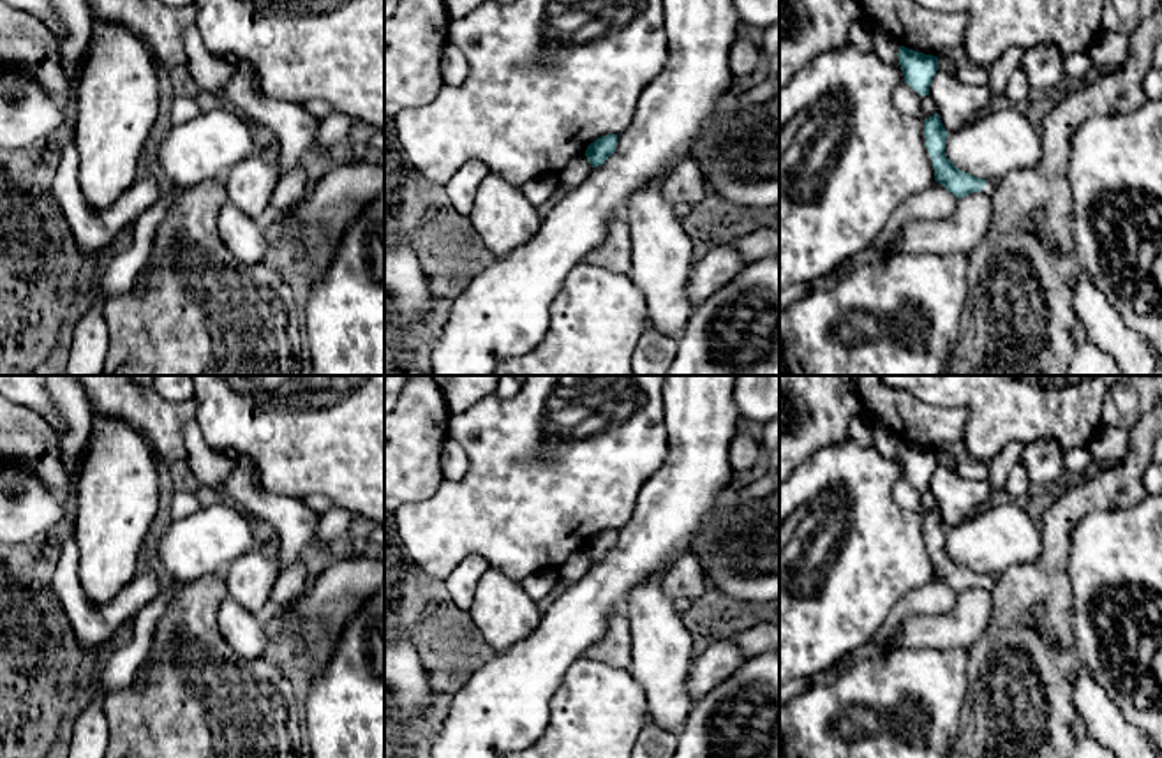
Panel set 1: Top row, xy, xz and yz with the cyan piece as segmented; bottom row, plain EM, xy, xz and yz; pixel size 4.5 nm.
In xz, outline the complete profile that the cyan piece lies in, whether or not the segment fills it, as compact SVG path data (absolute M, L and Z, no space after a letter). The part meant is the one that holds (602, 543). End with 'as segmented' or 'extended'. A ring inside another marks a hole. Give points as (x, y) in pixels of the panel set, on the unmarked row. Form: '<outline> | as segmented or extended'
M617 529L601 531L587 541L585 552L589 554L592 562L598 562L605 559L605 555L615 546L615 541L617 541Z | as segmented

